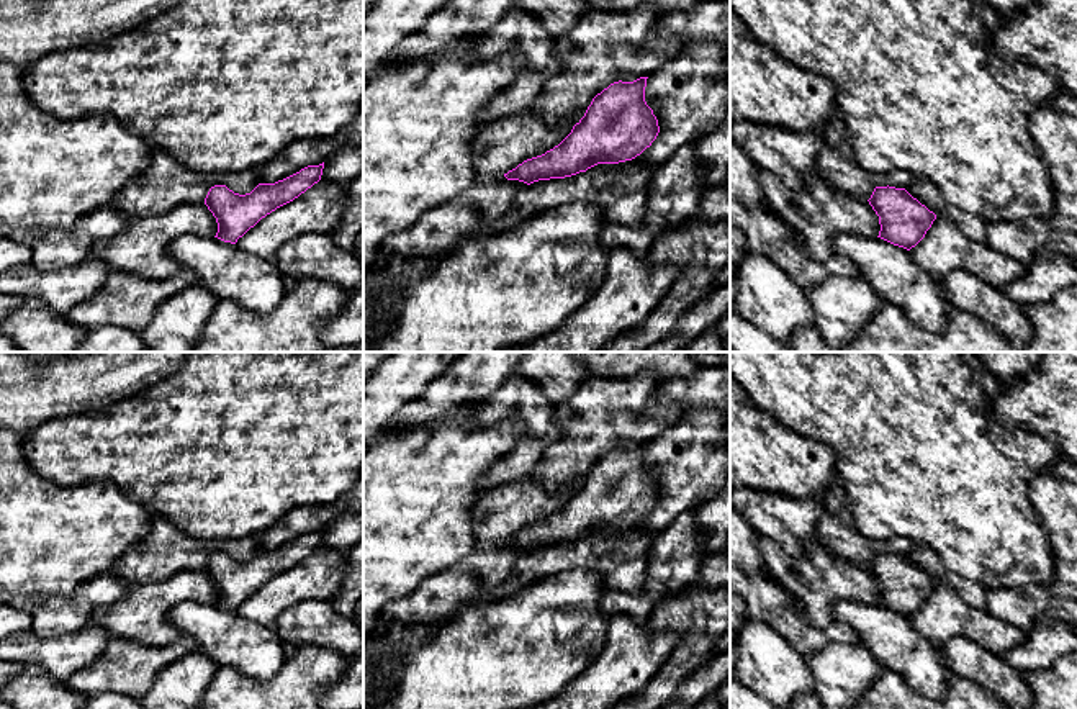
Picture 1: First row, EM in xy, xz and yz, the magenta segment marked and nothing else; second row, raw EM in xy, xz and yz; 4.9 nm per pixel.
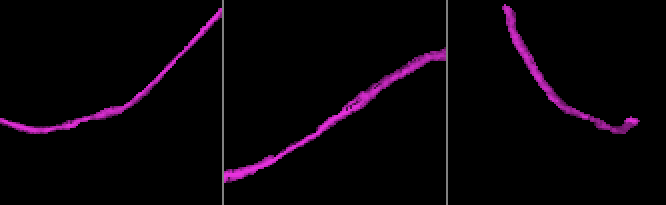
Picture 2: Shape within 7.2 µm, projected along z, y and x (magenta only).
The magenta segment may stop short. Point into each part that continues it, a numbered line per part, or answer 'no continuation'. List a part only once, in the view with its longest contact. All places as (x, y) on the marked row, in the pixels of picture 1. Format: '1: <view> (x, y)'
no continuation

